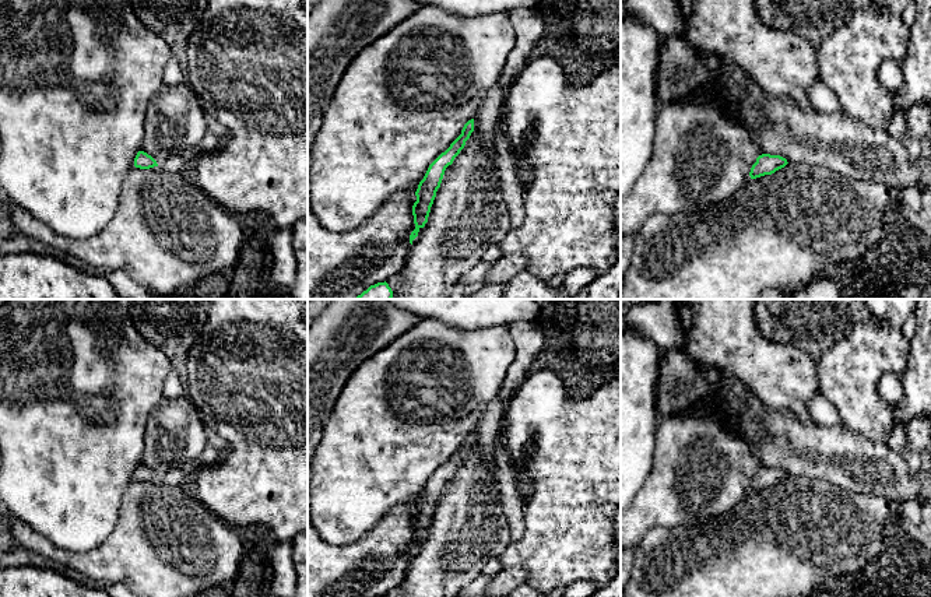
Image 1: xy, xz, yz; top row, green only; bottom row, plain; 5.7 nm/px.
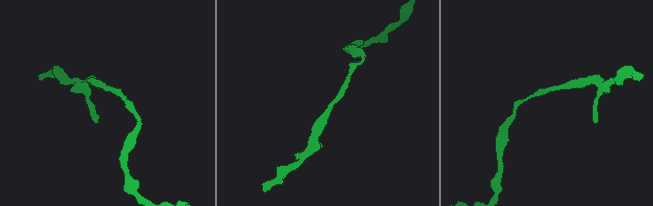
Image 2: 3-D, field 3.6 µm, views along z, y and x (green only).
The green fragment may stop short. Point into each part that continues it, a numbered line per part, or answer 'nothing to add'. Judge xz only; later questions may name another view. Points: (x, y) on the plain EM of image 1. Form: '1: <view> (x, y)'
nothing to add

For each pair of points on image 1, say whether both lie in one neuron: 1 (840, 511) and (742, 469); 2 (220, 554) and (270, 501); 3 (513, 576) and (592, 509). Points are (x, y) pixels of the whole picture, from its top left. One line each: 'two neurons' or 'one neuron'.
1: two neurons
2: two neurons
3: two neurons

